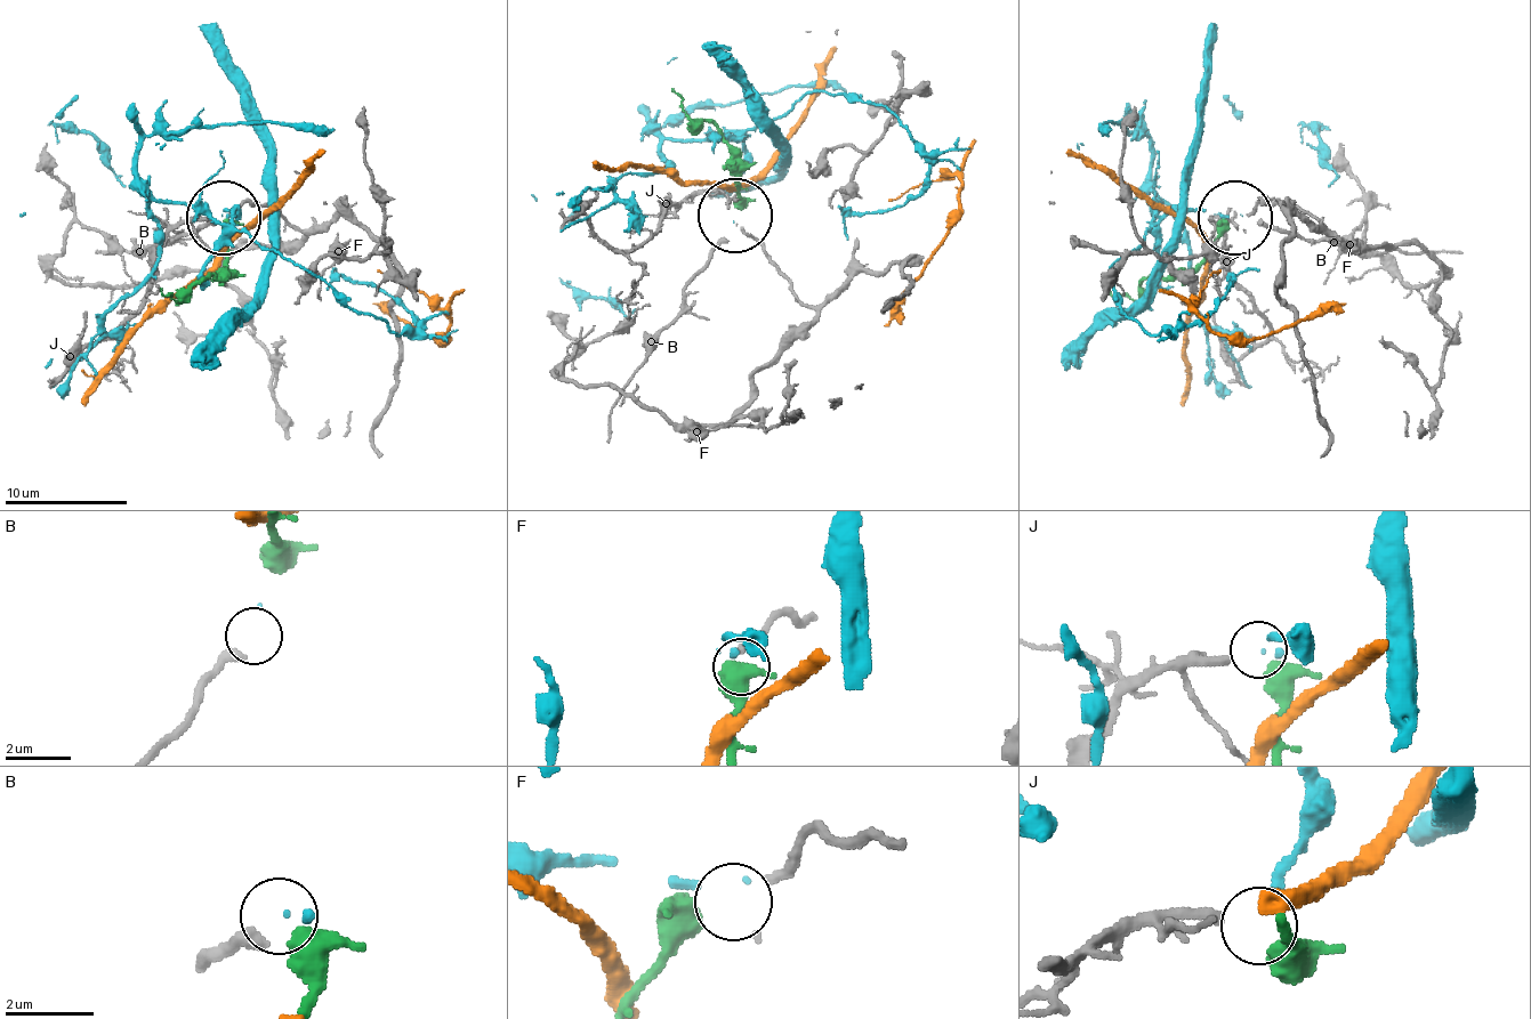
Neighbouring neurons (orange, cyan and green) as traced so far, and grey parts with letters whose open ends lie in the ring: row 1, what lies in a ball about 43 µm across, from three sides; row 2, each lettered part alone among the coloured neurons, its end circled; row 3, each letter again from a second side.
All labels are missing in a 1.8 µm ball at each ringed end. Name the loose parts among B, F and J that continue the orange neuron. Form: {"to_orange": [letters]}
{"to_orange": []}

